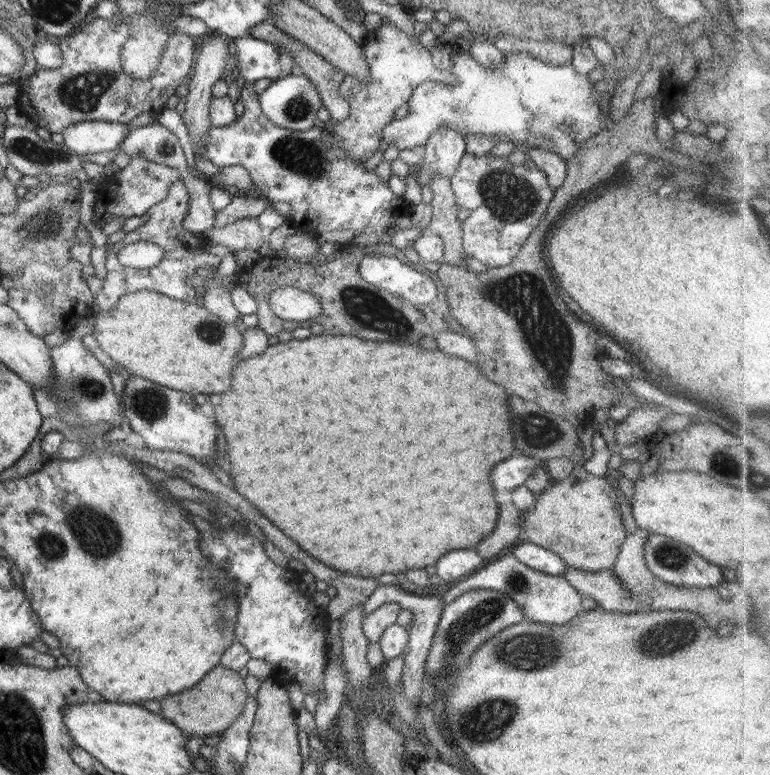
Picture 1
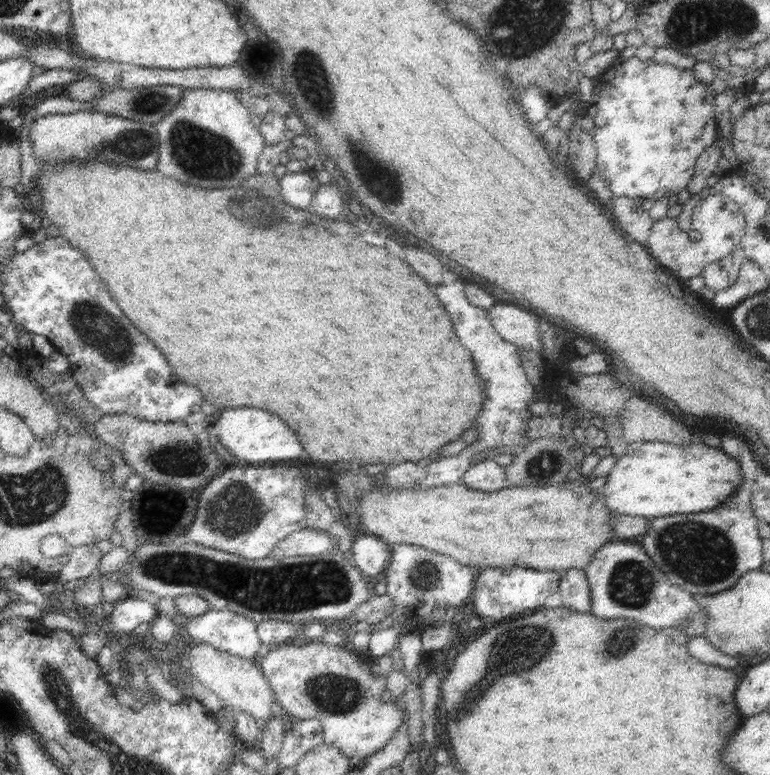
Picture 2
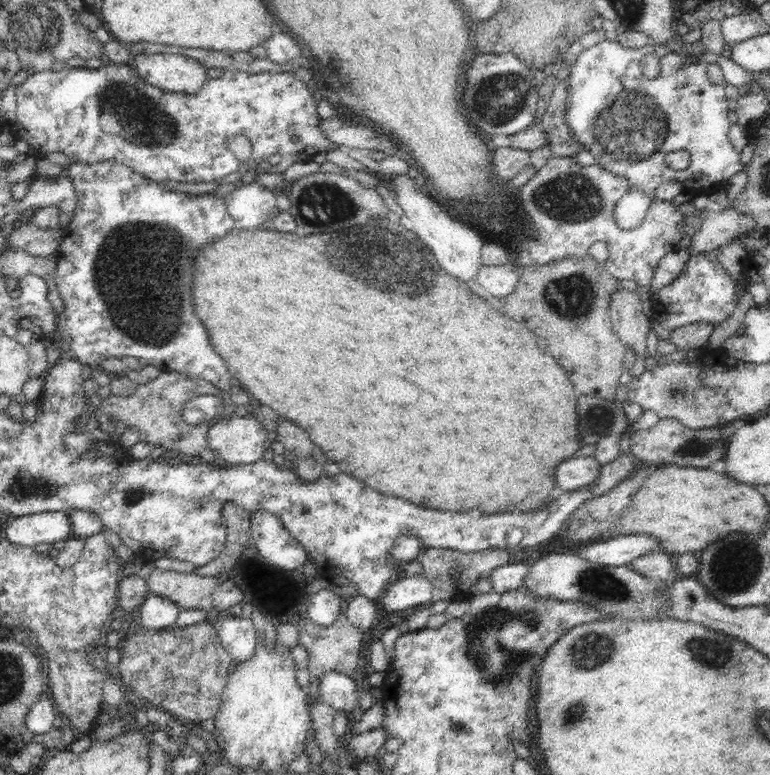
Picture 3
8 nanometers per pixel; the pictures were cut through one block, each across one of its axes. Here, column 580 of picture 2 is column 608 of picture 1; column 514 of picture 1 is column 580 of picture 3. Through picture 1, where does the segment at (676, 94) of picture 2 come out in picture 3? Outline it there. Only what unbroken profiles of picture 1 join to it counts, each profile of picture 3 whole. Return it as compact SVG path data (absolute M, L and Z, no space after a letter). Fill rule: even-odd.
M603 40L587 48L578 56L567 76L567 103L564 122L572 137L578 140L581 150L594 155L596 164L614 174L626 178L628 190L618 201L614 210L614 221L618 228L629 231L642 224L656 199L656 188L664 182L675 180L685 186L701 184L700 188L719 190L728 184L728 180L743 169L740 153L734 150L734 144L728 140L728 101L724 83L714 84L709 79L709 63L672 51L668 46L652 44L644 48L632 49L620 44L620 41ZM648 54L655 54L660 61L660 76L654 80L646 78L640 66L640 60ZM686 151L691 157L686 170L672 170L666 164L666 154Z

